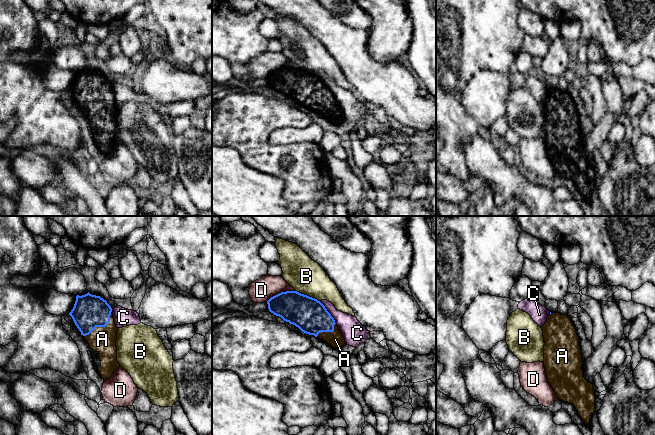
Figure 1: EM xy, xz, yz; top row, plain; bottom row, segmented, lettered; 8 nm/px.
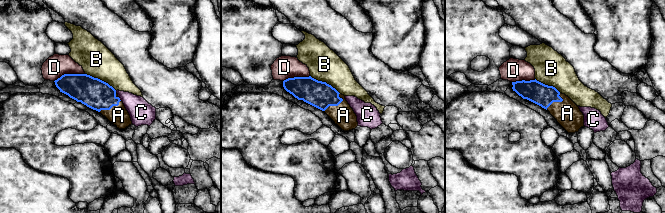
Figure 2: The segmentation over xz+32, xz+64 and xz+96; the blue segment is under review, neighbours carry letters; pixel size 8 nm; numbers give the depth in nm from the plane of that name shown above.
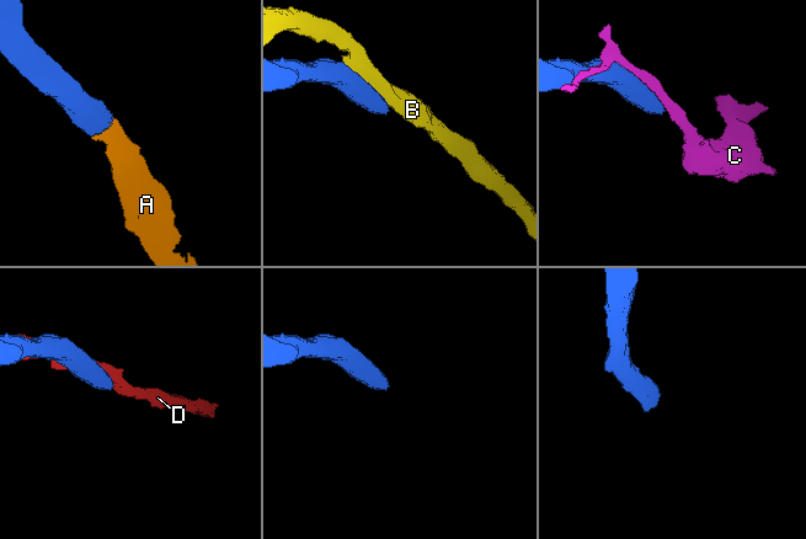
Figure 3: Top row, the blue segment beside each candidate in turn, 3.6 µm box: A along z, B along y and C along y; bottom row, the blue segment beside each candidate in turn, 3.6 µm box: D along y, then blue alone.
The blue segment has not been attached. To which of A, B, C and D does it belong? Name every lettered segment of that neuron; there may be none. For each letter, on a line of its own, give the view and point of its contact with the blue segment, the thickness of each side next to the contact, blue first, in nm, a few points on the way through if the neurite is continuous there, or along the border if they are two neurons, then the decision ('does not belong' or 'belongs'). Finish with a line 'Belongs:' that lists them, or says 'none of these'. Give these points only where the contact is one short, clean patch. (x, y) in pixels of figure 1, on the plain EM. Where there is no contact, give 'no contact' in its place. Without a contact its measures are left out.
A: contact xy (101, 102); calibres 280 and 200 nm; way xy (90, 87), (94, 95), (101, 102), (102, 115); belongs
B: contact xz (308, 72); calibres 280 and 280 nm; does not belong
C: contact xz (328, 88); calibres 280 and 180 nm; does not belong
D: contact xz (281, 68); calibres 260 and 180 nm; does not belong
Belongs: A

